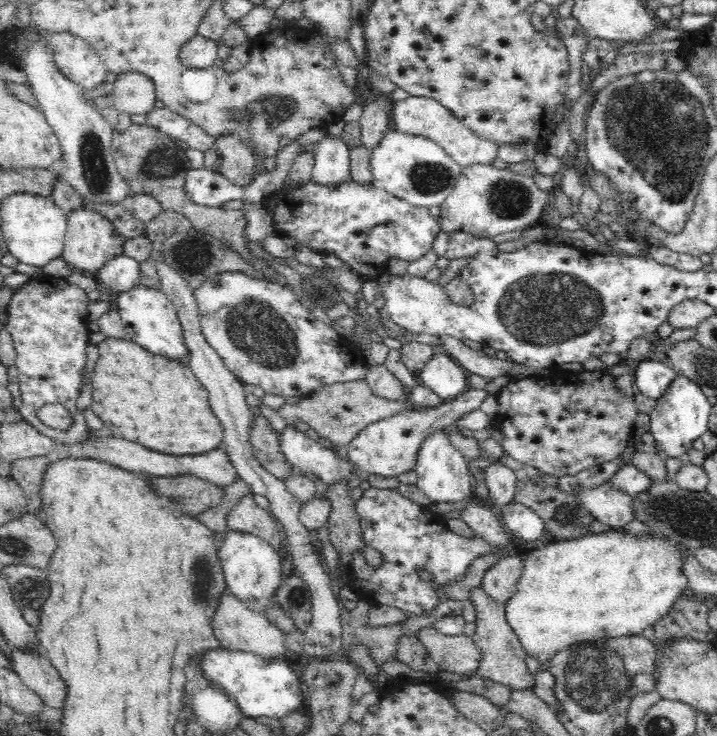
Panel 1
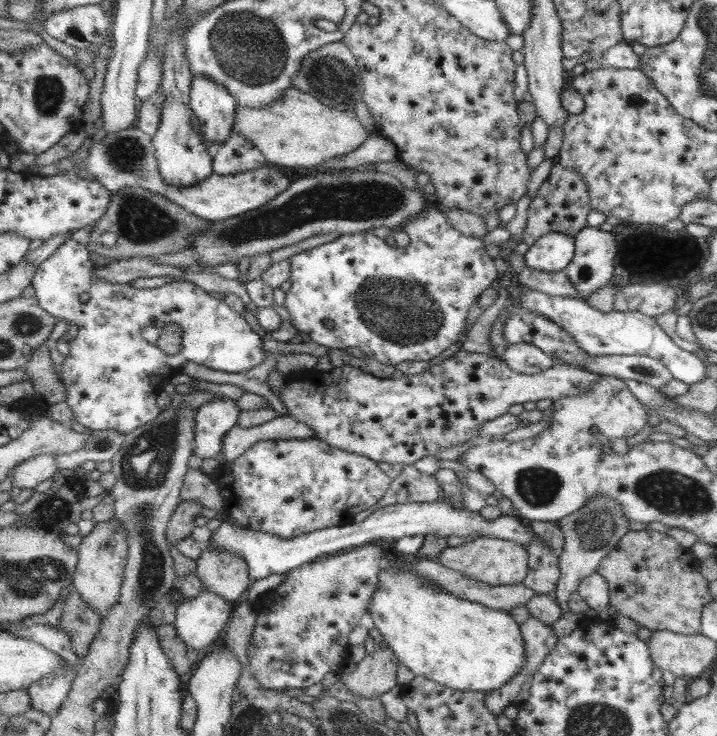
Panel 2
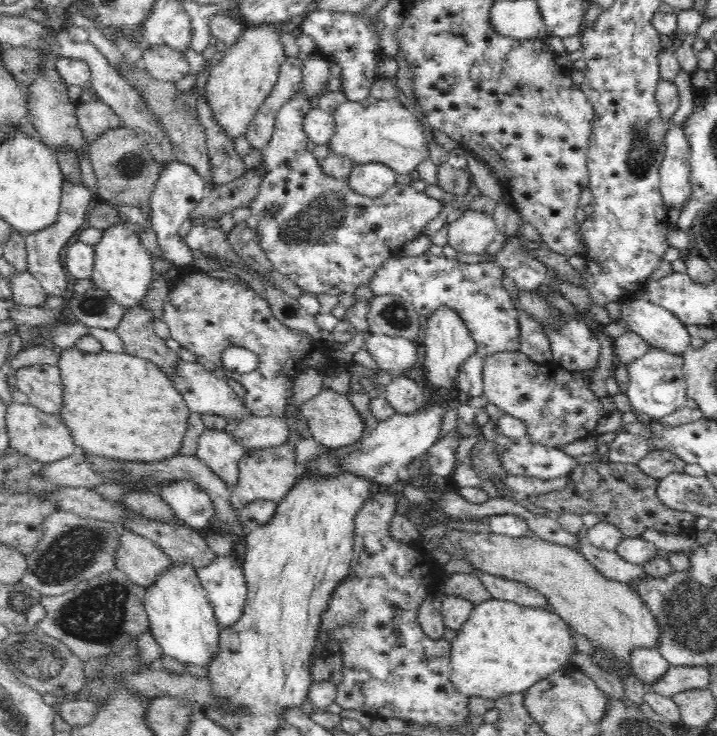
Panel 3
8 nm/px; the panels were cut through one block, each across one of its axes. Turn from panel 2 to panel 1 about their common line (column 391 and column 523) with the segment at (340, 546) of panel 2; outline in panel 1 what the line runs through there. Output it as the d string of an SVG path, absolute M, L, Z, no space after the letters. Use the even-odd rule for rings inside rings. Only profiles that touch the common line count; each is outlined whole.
M512 502L504 508L500 508L498 512L500 512L500 520L502 520L504 528L526 542L536 540L542 534L546 534L546 522L540 518L540 514L536 514L532 508L524 506L524 504Z

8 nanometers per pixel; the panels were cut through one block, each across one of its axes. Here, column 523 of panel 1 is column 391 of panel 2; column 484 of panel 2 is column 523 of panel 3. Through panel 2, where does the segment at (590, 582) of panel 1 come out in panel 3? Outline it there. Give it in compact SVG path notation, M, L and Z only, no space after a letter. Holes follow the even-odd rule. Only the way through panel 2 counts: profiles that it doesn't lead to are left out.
M504 600L482 602L472 610L472 616L458 630L456 638L452 640L450 684L466 698L476 696L476 698L496 702L510 694L524 694L536 682L544 680L546 676L550 676L558 668L562 668L574 652L578 652L578 650L576 650L572 632L568 632L568 624L554 610L528 608L528 606L520 606L516 602L504 602Z

